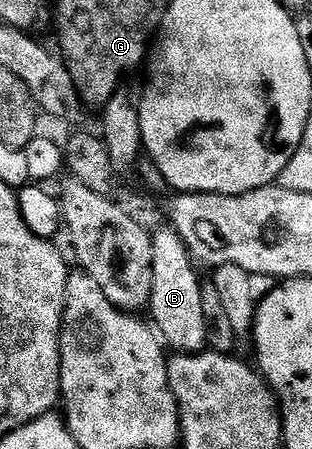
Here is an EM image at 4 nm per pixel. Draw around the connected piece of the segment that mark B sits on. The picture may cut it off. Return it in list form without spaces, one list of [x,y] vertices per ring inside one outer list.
[[[165,230],[153,232],[152,235],[152,293],[148,314],[154,318],[153,326],[161,342],[171,352],[174,350],[174,353],[202,353],[207,350],[201,305],[202,283],[194,272],[196,264],[190,257],[190,250],[182,244],[174,230]]]

